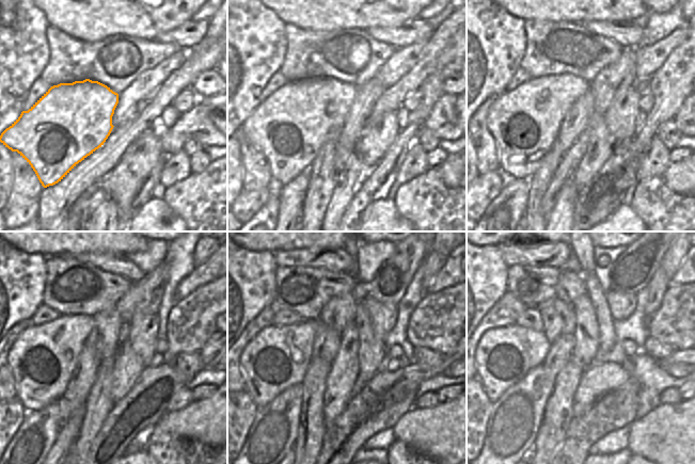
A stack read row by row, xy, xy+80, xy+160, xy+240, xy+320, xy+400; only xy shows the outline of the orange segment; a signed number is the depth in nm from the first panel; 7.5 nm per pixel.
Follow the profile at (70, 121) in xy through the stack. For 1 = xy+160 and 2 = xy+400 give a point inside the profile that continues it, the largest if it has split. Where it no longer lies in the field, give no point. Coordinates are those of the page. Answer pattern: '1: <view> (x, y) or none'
1: xy+160 (524, 123)
2: xy+400 (503, 356)

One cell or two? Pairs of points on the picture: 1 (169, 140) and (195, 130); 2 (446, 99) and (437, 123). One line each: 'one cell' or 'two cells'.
1: one cell
2: one cell

